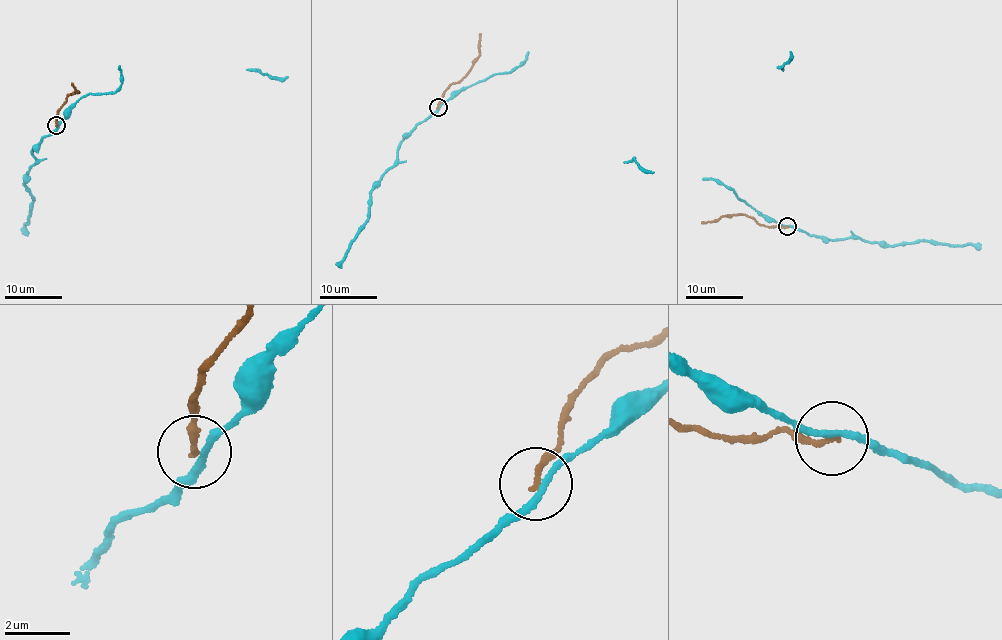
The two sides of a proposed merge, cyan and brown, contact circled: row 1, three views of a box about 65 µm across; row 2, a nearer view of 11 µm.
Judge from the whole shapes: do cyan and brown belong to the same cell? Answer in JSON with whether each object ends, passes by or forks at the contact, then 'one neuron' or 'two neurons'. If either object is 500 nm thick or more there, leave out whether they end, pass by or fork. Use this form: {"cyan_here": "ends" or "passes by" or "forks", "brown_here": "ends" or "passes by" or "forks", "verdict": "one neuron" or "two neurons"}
{"cyan_here": "passes by", "brown_here": "ends", "verdict": "two neurons"}

